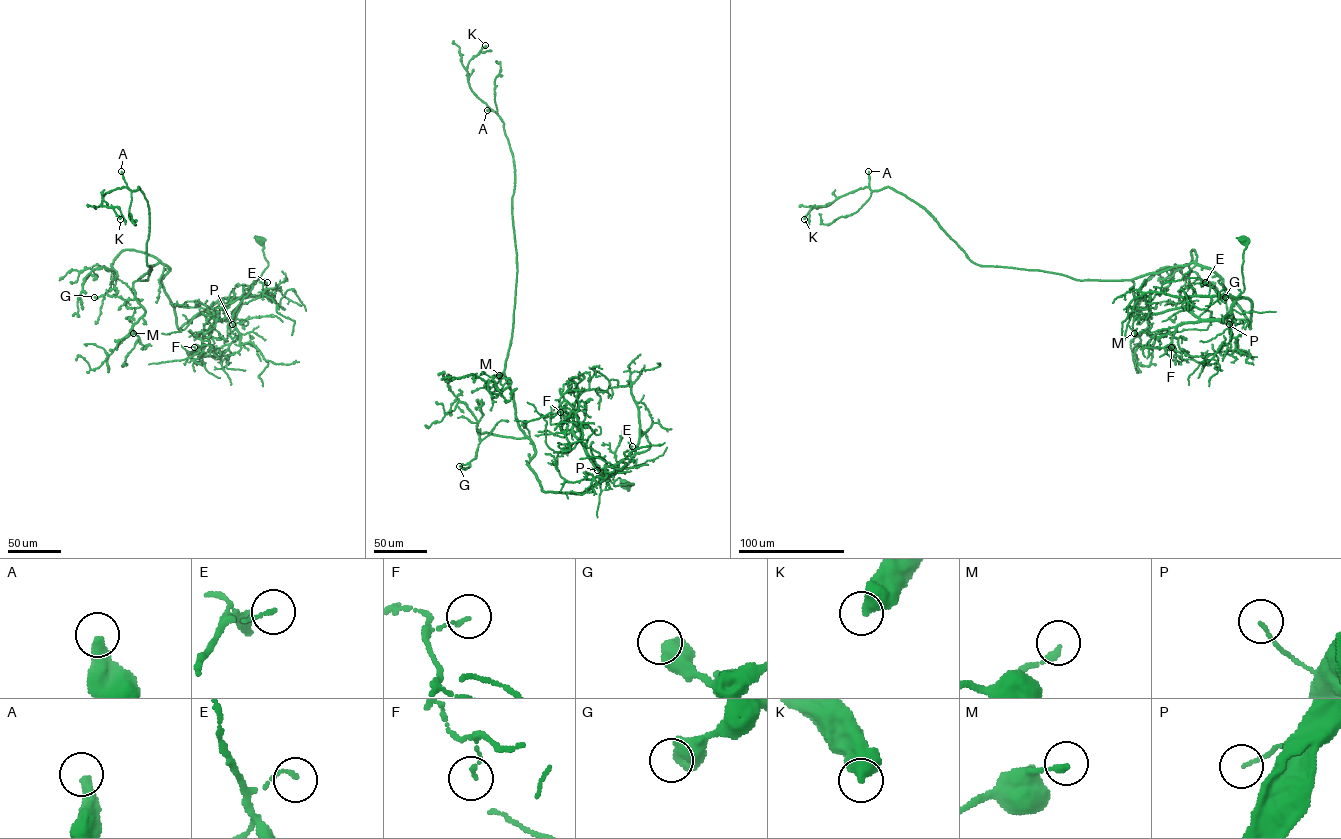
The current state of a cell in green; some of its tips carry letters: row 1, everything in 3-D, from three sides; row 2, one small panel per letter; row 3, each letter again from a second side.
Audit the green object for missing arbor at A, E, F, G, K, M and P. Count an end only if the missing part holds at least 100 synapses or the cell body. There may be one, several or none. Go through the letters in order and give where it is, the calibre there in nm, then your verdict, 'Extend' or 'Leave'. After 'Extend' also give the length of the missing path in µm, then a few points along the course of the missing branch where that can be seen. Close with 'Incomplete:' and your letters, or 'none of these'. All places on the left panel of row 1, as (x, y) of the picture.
A: Place: (121, 171). Thickness 400 nm. Extend. Missing length about 140 µm. Course of what is missing: (121, 171), (118, 153), (109, 137), (124, 123), (128, 125), (128, 109), (123, 102)
E: Place: (267, 282). Thickness 110 nm. Leave
F: Place: (194, 347). Thickness 110 nm. Leave
G: Place: (94, 297). Thickness 600 nm. Leave
K: Place: (120, 219). Thickness 550 nm. Leave
M: Place: (133, 333). Thickness 200 nm. Leave
P: Place: (232, 324). Thickness 80 nm. Leave
Incomplete: A

